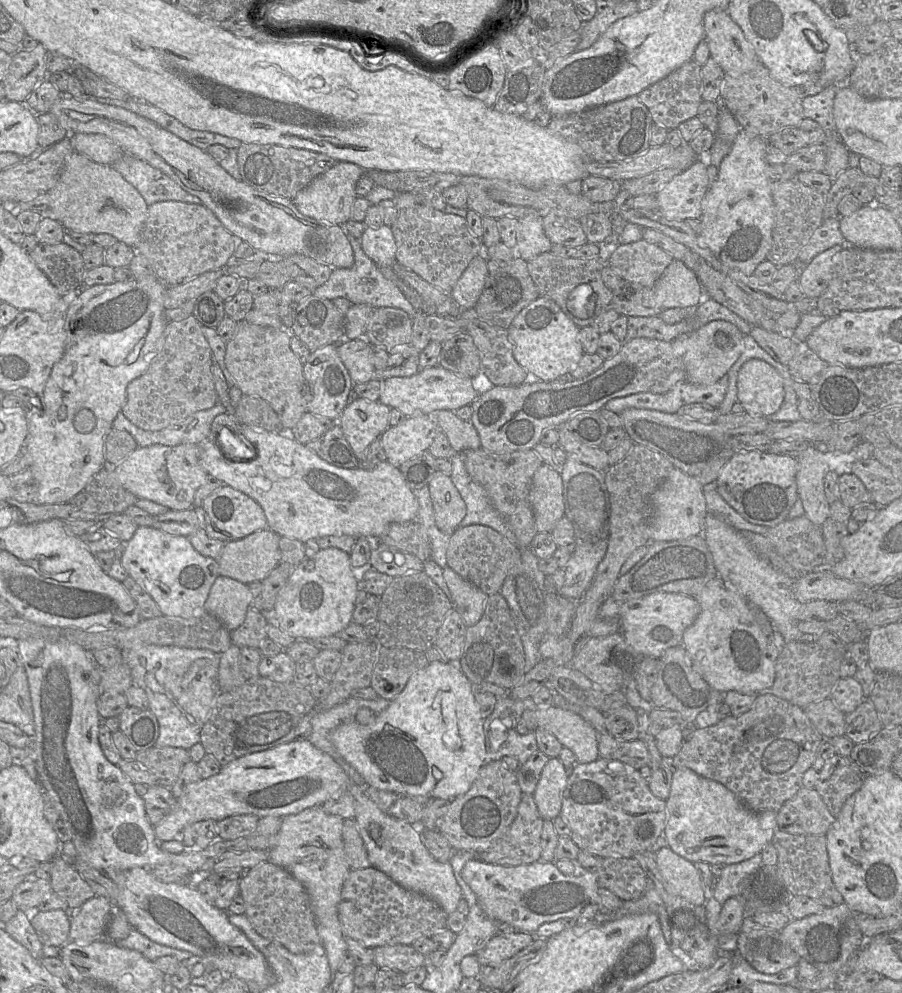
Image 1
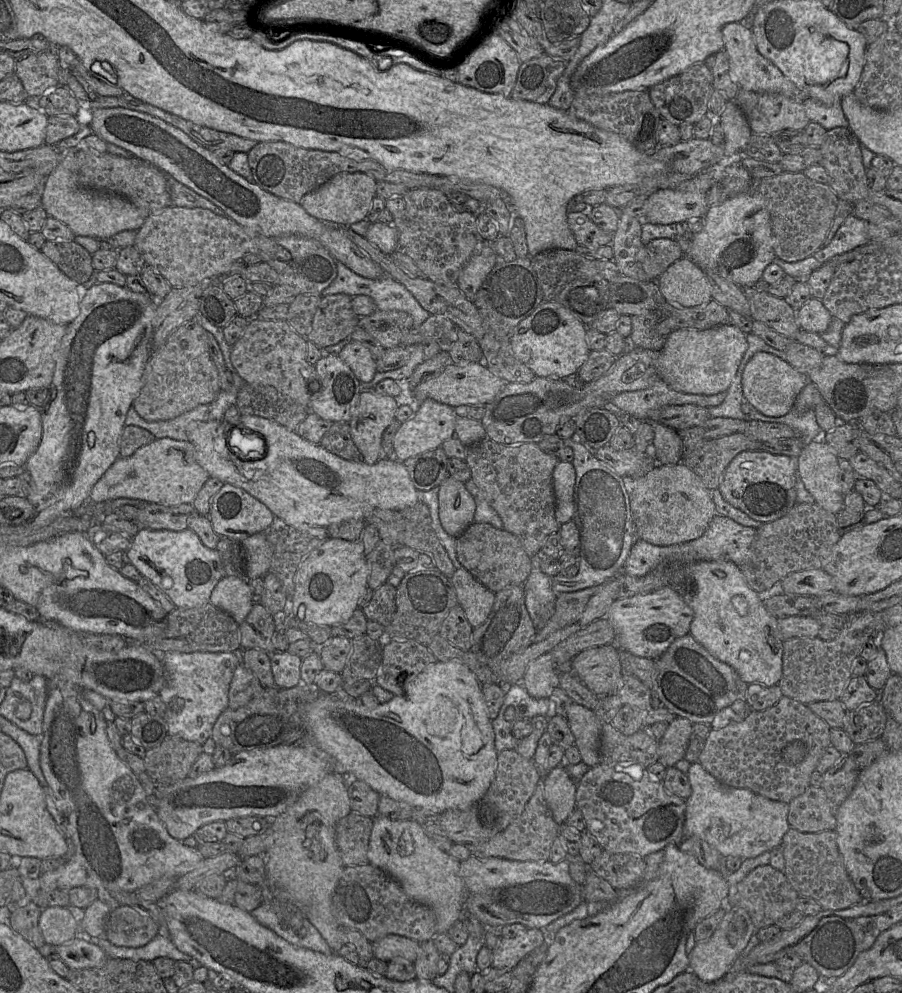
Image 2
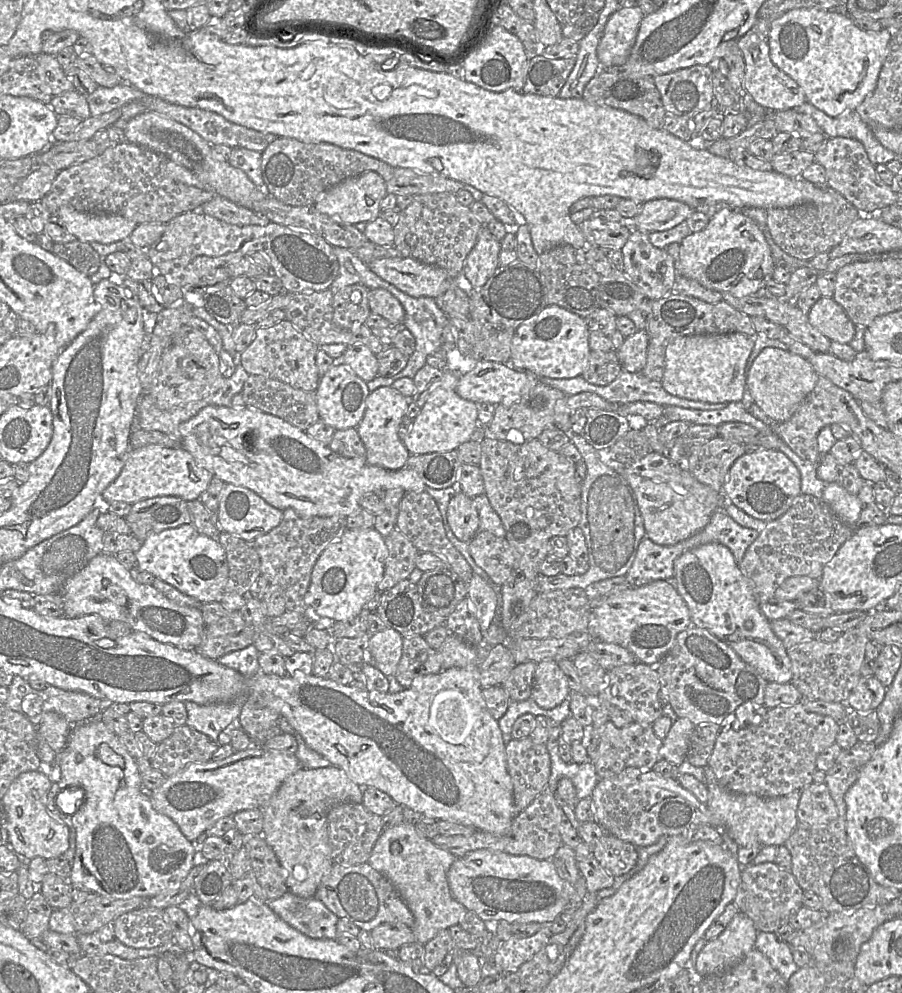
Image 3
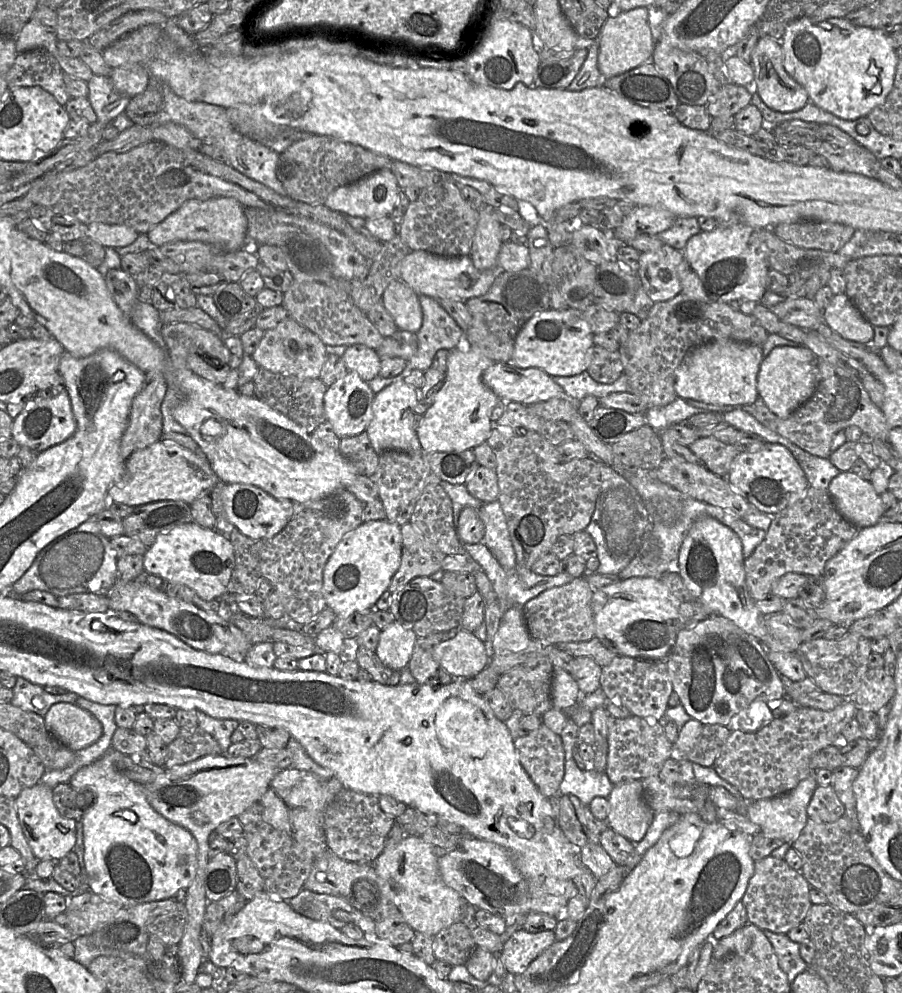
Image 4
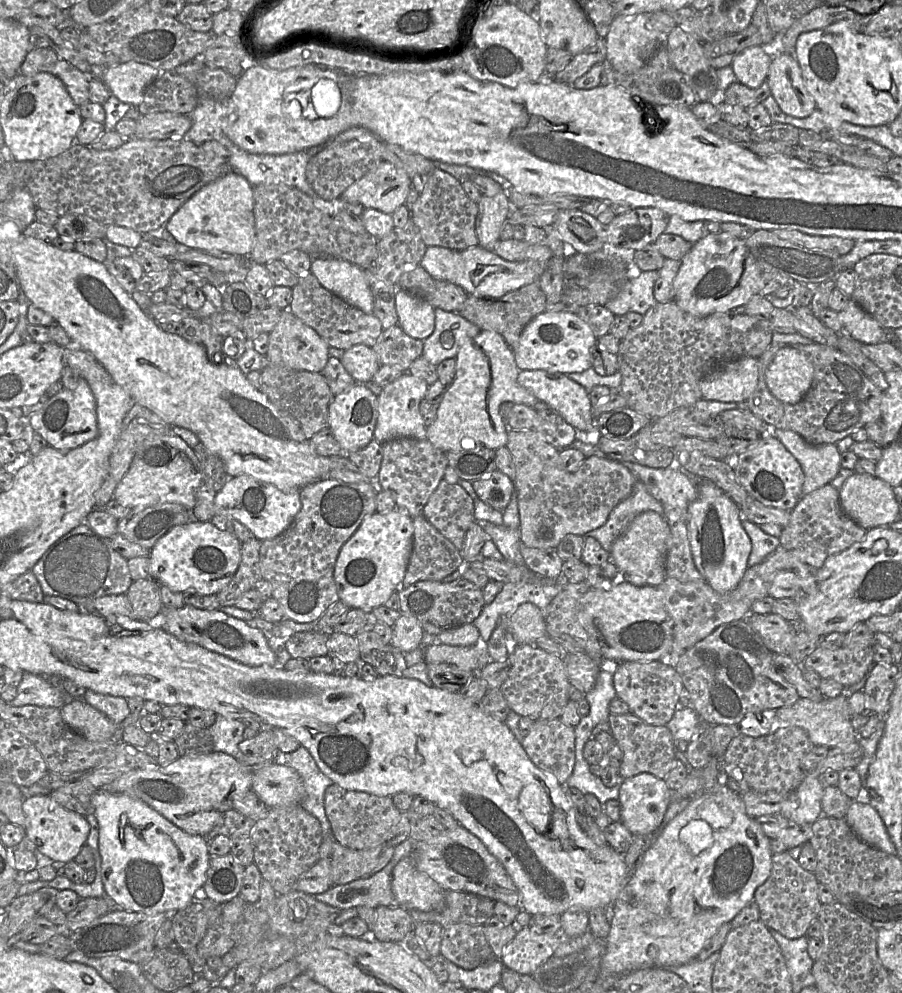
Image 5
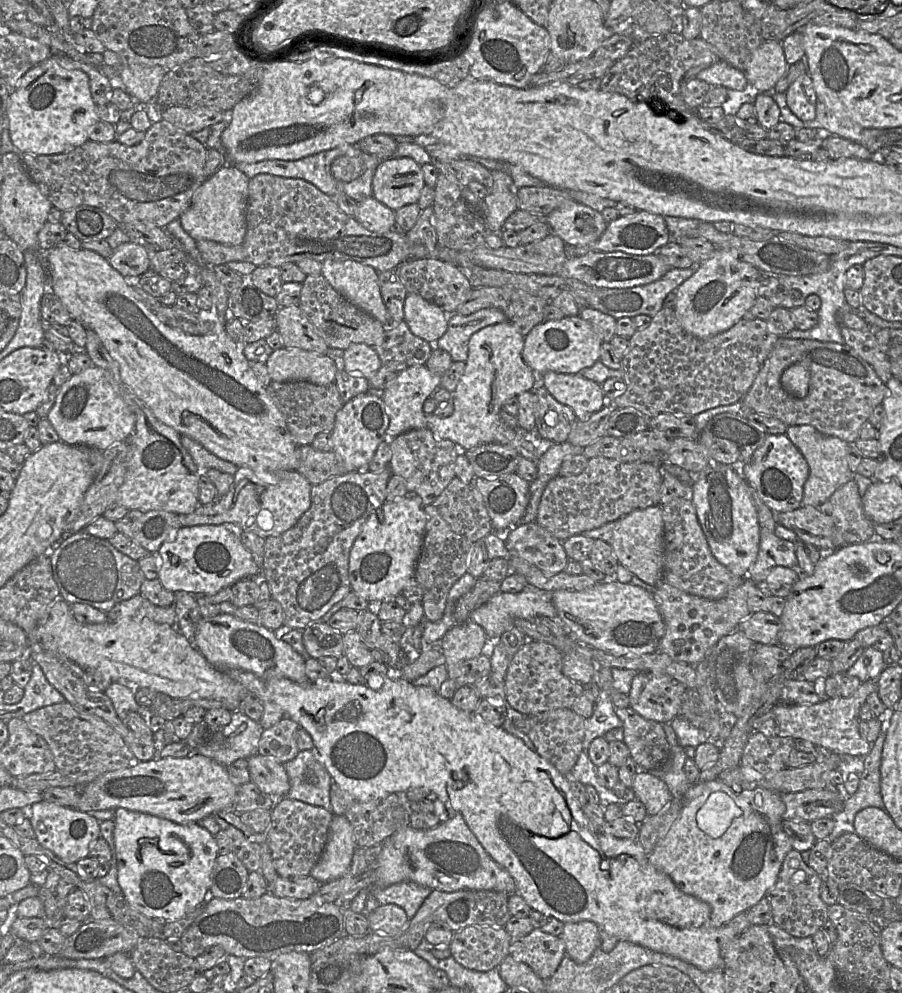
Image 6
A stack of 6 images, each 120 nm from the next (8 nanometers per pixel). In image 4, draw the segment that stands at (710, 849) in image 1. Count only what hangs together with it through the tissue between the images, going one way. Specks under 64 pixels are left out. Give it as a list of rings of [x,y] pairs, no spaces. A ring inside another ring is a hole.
[[[814,773],[800,781],[797,786],[783,795],[756,801],[749,801],[744,808],[744,814],[749,820],[761,828],[761,833],[782,839],[792,844],[808,821],[807,806],[818,786]]]

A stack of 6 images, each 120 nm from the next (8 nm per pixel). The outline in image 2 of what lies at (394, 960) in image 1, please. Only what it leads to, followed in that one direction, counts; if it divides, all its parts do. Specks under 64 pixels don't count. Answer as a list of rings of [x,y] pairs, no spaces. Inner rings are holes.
[[[387,935],[372,943],[373,957],[389,962],[393,958],[402,957],[415,962],[420,952],[421,943],[400,935]]]

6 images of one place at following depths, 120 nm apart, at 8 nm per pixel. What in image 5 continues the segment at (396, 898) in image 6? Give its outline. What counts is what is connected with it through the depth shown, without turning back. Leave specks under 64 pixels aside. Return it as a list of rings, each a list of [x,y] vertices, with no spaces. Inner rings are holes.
[[[410,838],[395,847],[394,856],[381,871],[355,880],[348,884],[332,886],[323,894],[315,895],[316,900],[339,909],[358,907],[378,908],[381,906],[400,907],[392,888],[392,872],[403,858],[413,854],[415,842]]]

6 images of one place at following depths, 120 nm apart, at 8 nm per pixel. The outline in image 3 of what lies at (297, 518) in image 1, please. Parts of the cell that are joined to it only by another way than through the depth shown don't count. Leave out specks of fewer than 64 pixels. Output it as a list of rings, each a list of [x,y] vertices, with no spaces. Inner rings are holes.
[[[208,405],[181,423],[179,431],[182,447],[193,456],[199,466],[209,470],[214,477],[224,483],[254,491],[275,508],[291,508],[303,516],[356,515],[362,510],[360,499],[366,492],[402,488],[406,492],[420,493],[427,486],[413,468],[405,466],[398,470],[388,470],[368,464],[365,458],[347,458],[313,439],[305,430],[302,431],[277,416],[247,406],[233,408]]]

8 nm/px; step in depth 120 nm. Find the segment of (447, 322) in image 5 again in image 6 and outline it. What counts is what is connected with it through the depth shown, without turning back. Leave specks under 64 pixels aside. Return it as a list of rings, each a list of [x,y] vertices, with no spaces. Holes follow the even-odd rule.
[[[484,308],[470,315],[448,313],[448,328],[434,343],[434,348],[447,351],[453,361],[466,362],[469,339],[480,329],[506,321],[505,314],[497,308]]]

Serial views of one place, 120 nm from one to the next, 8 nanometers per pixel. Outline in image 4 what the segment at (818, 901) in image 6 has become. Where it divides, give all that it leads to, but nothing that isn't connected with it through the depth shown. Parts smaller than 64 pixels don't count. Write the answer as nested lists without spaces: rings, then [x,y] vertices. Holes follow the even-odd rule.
[[[768,856],[755,861],[754,874],[740,902],[745,906],[749,924],[761,930],[787,934],[789,930],[803,923],[812,906],[810,889],[811,886],[804,876],[790,868],[784,859]]]

